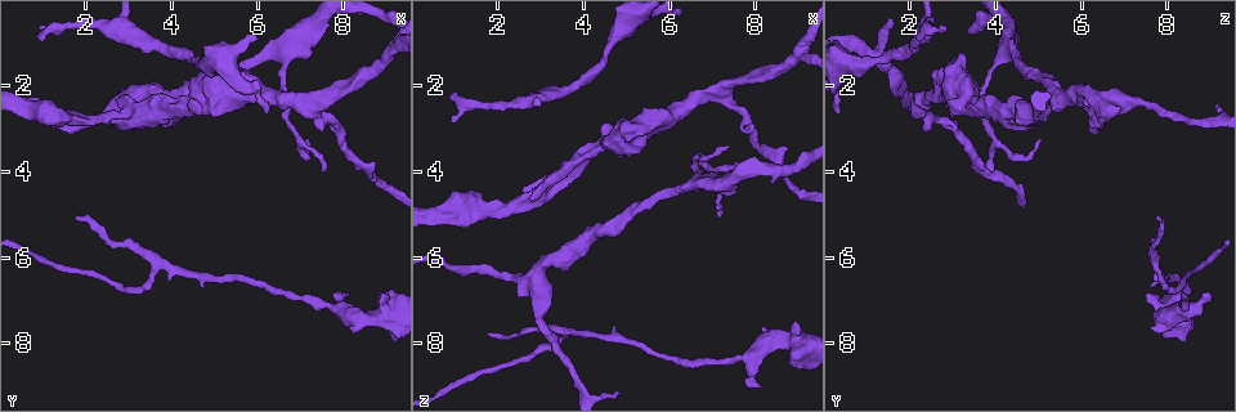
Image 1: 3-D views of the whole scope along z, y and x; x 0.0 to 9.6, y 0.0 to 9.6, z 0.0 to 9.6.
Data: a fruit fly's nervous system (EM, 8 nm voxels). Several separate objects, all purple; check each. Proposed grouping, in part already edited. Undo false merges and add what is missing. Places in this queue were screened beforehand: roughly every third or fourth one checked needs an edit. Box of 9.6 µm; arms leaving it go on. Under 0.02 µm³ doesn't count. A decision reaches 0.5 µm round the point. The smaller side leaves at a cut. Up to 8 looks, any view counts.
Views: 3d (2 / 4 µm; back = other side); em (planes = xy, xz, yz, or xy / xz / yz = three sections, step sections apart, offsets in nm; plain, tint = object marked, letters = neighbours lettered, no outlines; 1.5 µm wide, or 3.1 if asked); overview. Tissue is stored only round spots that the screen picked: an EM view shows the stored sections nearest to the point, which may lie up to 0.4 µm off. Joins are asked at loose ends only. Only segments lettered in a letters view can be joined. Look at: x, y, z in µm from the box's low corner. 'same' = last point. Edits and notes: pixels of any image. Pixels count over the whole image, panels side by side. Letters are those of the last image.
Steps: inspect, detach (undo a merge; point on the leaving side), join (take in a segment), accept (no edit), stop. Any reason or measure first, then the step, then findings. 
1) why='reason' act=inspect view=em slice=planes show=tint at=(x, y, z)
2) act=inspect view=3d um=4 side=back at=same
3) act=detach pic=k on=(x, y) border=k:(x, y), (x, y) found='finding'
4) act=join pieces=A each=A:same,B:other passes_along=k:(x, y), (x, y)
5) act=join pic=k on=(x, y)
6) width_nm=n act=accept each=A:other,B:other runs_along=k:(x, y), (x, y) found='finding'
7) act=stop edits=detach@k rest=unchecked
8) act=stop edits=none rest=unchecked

why='stops while still wide' act=inspect view=em slice=xz step=4 show=tint at=(4.45, 2.35, 3.00)

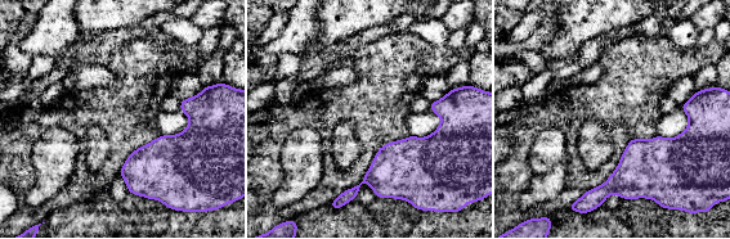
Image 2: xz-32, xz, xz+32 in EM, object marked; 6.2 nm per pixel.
why='another direction' act=inspect view=em slice=planes show=letters at=same

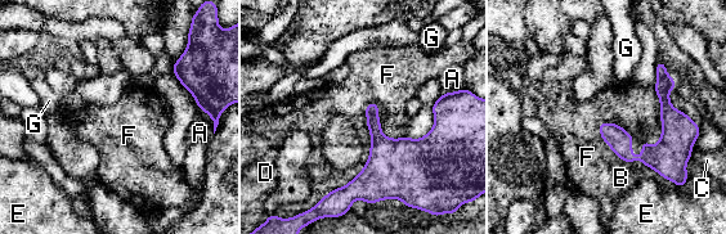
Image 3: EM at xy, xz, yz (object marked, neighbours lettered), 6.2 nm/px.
act=accept each=A:other,B:other,C:other,D:other,E:other,F:other,G:other runs_along=3:(688, 121), (648, 157), (632, 157), (601, 127) found='none of them fits'

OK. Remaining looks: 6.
why='an open end' act=inspect view=em slice=planes show=letters at=(2.70, 2.25, 4.65)

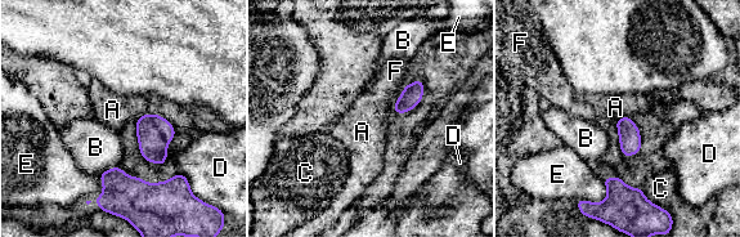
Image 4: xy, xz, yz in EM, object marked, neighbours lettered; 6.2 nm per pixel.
act=accept each=A:other,B:other,C:other,D:other,E:other,F:other border=4:(404, 86), (394, 104), (393, 113) found='no lettered segment goes on from it'

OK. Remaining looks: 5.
why='a fork' act=inspect view=em slice=planes show=plain at=(8.00, 7.20, 8.40)

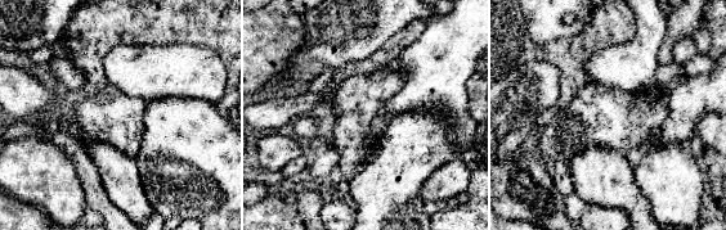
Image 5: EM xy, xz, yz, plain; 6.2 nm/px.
why='what lies round it' act=inspect view=em slice=planes show=letters at=same

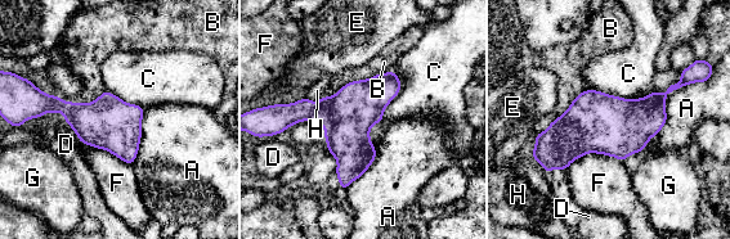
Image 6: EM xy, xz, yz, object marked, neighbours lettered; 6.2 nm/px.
width_nm=320 act=accept each=A:other,B:other,C:other,D:other,E:other,F:other,G:other,H:other border=6:(393, 70), (375, 149) found='continuous, no second neuron'

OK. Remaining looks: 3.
act=stop edits=none rest=unchecked

